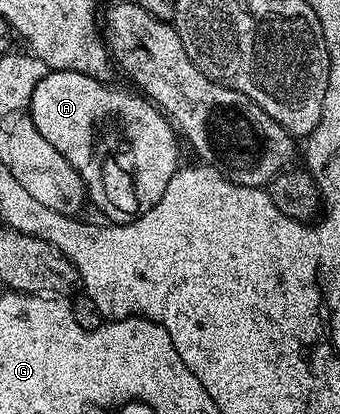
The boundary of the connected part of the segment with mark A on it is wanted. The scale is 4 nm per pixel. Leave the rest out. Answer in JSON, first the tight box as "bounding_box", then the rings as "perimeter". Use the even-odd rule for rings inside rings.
{"bounding_box":[27,70,179,224],"perimeter":[[[49,70],[43,80],[35,84],[27,113],[33,119],[35,128],[39,128],[39,132],[43,132],[43,136],[47,136],[53,147],[68,160],[71,168],[79,172],[88,201],[92,205],[94,202],[109,217],[106,219],[110,223],[120,224],[133,222],[159,204],[159,196],[163,196],[171,176],[175,176],[179,168],[179,138],[169,119],[148,98],[137,92],[128,94],[109,85],[113,84],[74,70]]]}

